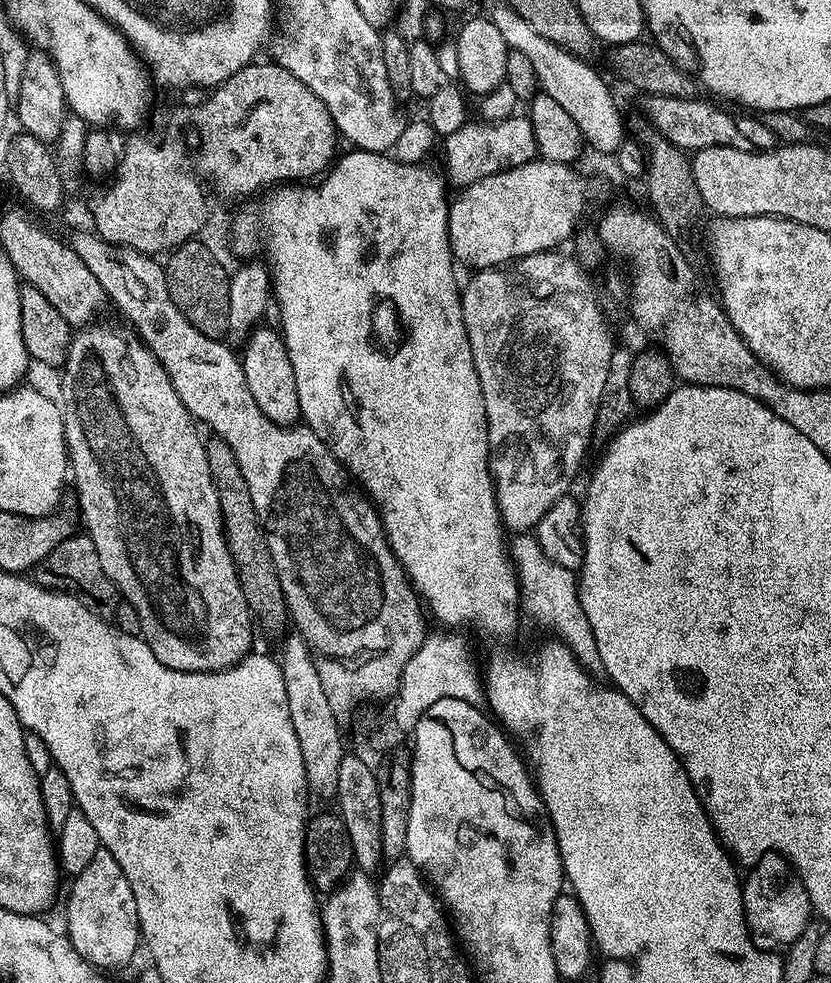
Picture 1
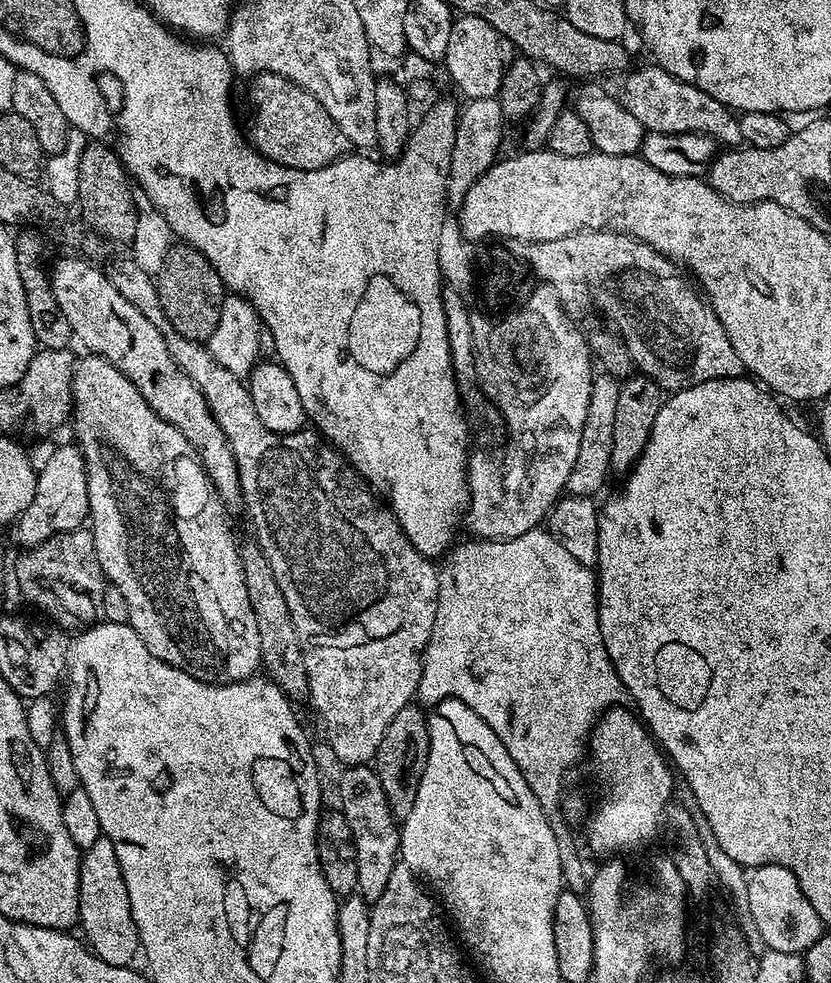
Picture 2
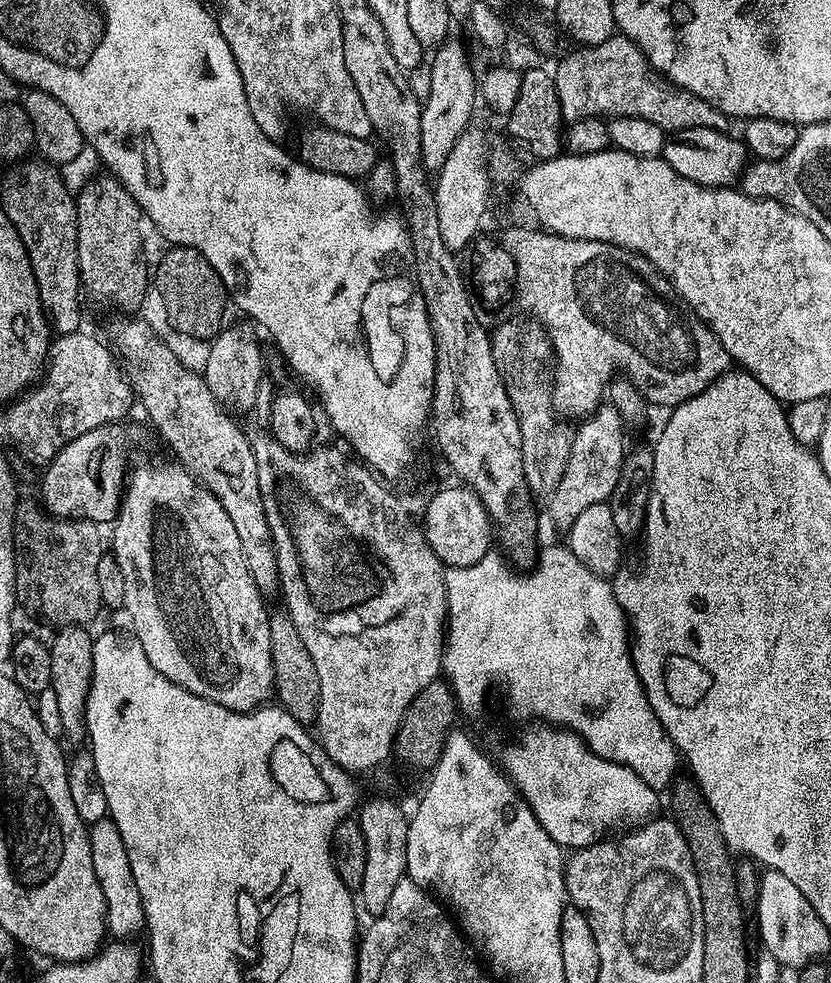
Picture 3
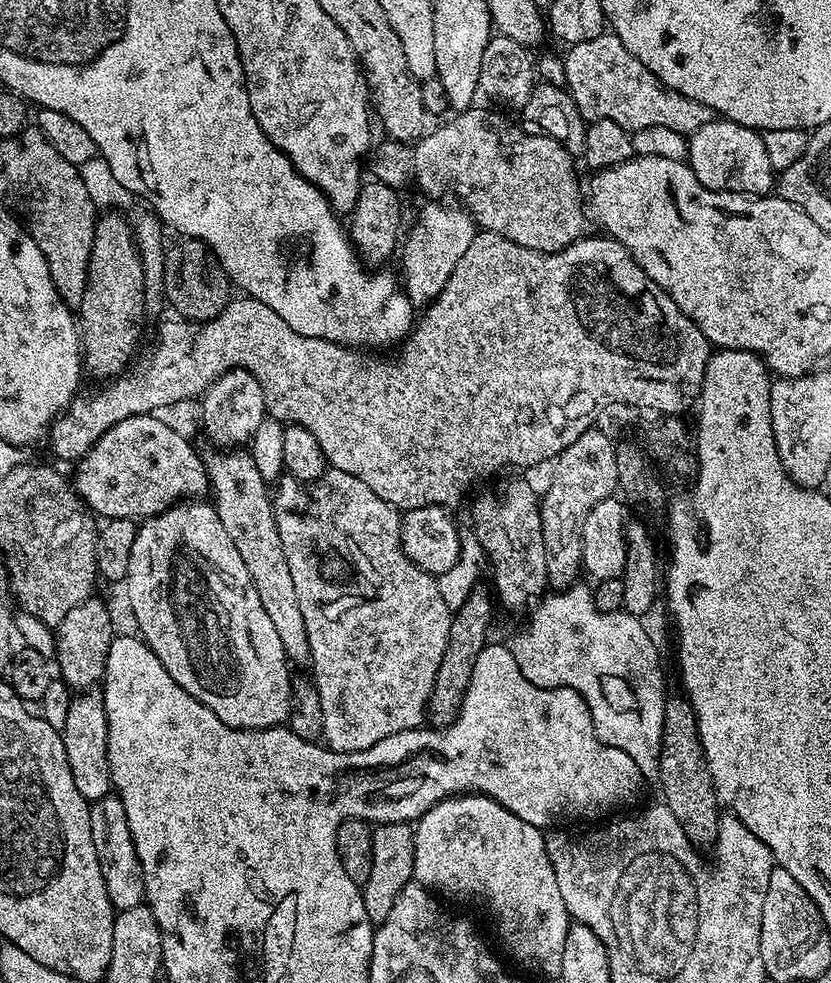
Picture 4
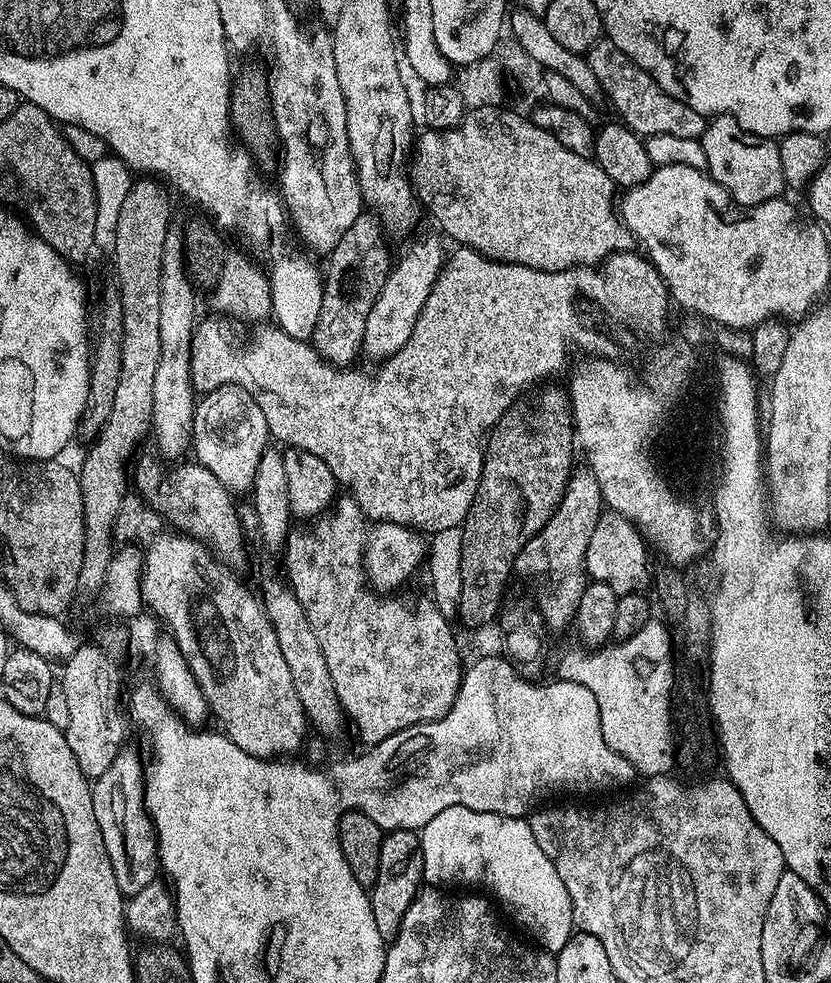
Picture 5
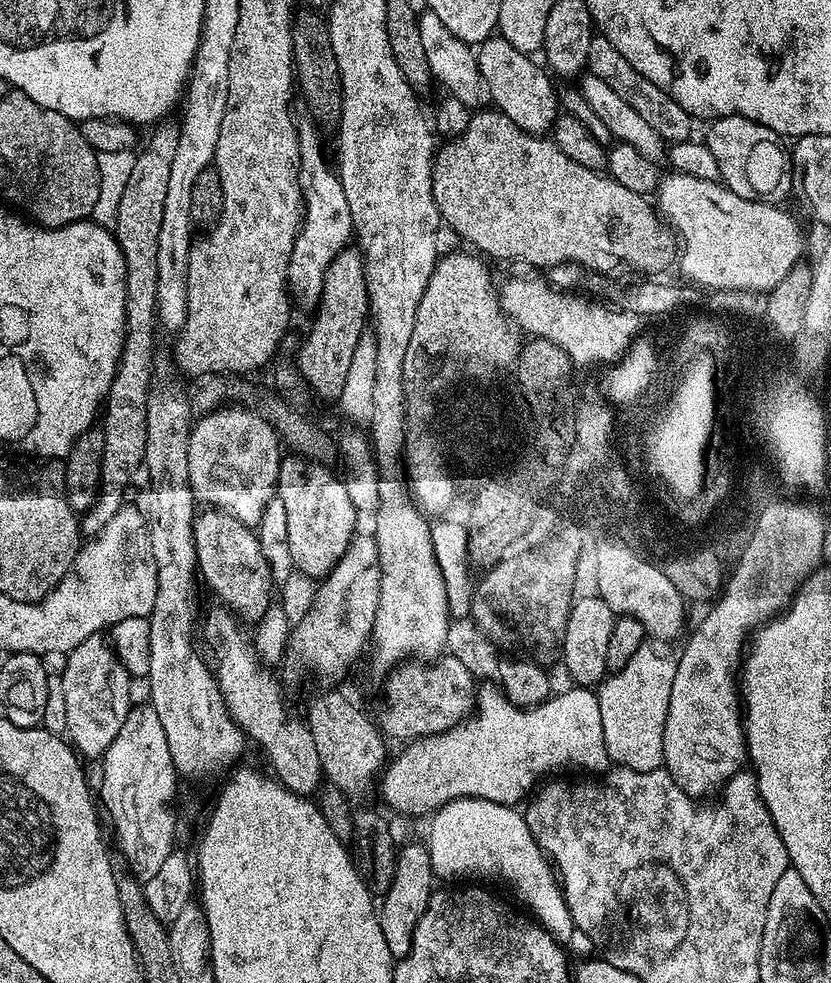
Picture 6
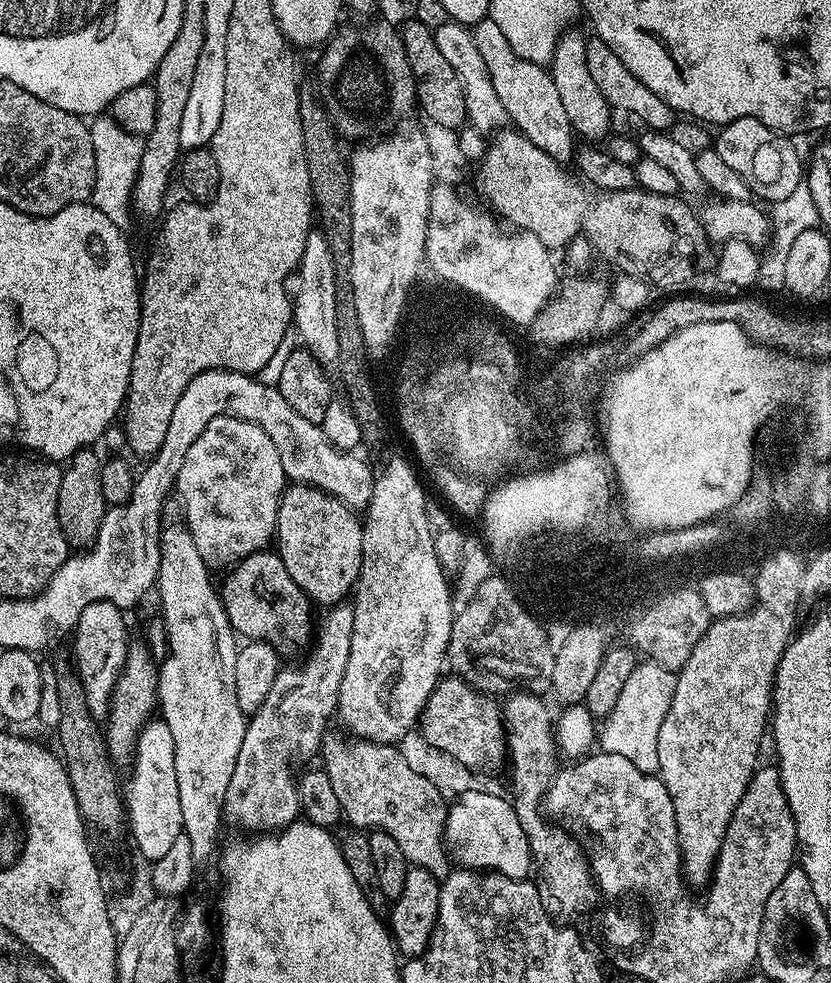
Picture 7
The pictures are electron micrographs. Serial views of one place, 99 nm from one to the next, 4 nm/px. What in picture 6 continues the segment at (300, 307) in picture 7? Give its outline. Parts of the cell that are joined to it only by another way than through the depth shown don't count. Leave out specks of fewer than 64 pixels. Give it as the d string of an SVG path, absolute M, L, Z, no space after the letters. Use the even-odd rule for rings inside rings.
M315 123L299 125L300 133L300 188L304 191L304 219L300 221L300 232L296 235L294 250L288 263L287 287L290 296L304 308L315 309L322 294L323 279L326 278L334 258L353 239L350 205L346 203L346 190L342 190L340 173L324 157L324 144L320 141L321 129Z

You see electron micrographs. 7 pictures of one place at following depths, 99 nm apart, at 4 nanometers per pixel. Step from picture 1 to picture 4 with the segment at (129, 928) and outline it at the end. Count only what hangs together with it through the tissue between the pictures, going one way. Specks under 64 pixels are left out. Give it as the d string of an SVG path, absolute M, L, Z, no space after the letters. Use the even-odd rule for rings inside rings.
M104 796L91 805L90 830L94 834L94 850L98 854L98 866L102 866L102 878L106 878L106 894L110 894L113 909L130 910L130 906L145 903L144 871L134 850L134 838L130 838L130 826L126 822L126 810L120 797Z

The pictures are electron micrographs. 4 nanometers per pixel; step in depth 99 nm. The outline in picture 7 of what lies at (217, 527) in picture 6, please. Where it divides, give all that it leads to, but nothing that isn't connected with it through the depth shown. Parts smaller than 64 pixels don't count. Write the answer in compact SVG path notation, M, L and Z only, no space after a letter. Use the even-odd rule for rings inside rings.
M272 550L255 552L244 560L236 561L229 572L232 573L225 578L224 585L219 585L218 591L219 596L224 601L230 626L233 627L237 637L248 642L264 641L273 648L280 658L296 655L296 657L299 657L314 640L314 616L313 620L311 616L314 604L313 601L308 599L308 595L300 589L298 582L294 582L294 578L290 578L282 558Z

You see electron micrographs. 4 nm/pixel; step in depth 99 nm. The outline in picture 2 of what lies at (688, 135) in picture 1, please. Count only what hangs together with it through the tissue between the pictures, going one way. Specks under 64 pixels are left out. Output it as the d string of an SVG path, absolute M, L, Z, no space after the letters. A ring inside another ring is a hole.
M651 66L623 73L618 99L648 132L700 132L724 146L736 146L742 141L737 113L722 102L710 98L701 88L671 76L665 68Z

